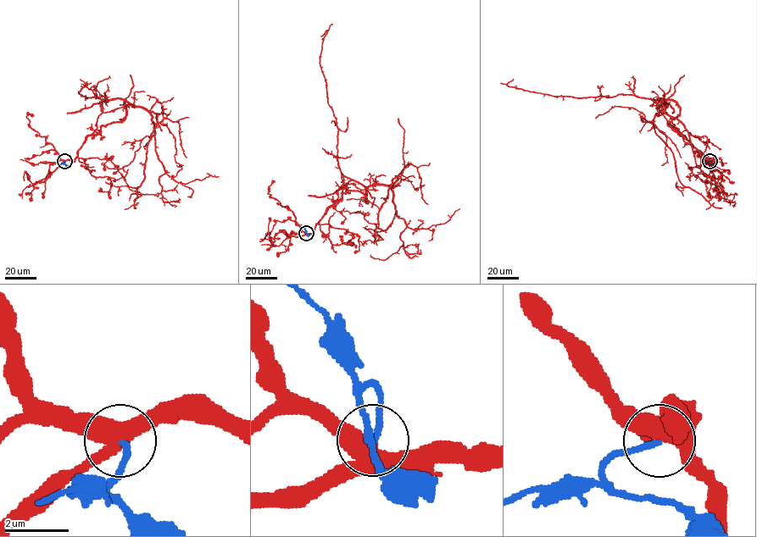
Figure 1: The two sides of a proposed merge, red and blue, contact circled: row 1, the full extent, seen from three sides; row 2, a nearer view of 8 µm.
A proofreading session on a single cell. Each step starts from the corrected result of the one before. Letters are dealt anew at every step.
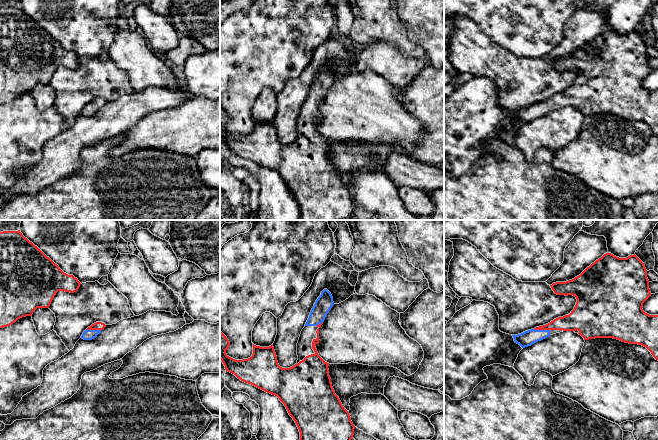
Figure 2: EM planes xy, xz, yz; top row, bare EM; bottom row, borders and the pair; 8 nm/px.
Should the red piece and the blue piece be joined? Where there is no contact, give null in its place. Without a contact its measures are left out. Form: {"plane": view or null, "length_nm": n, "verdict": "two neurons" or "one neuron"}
{"plane": "yz", "length_nm": 130, "verdict": "one neuron"}

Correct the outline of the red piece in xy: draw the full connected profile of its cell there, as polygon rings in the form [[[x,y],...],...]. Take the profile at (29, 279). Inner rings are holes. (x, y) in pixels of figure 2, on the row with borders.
[[[18,231],[0,232],[0,328],[15,323],[18,319],[32,316],[37,308],[49,308],[58,291],[74,293],[80,282],[73,275],[64,273],[57,264]]]

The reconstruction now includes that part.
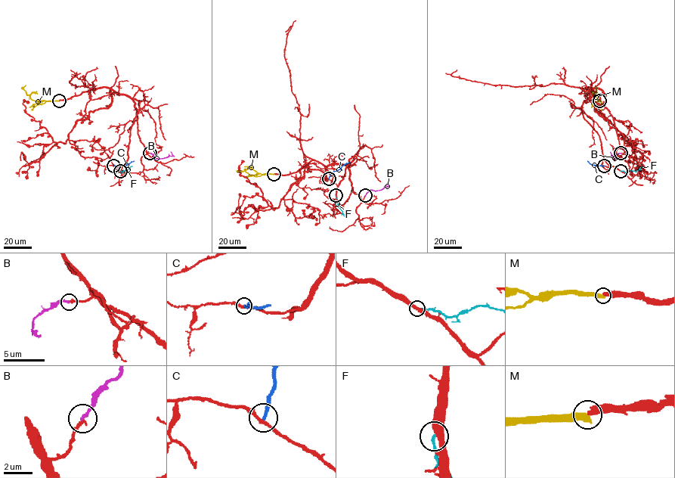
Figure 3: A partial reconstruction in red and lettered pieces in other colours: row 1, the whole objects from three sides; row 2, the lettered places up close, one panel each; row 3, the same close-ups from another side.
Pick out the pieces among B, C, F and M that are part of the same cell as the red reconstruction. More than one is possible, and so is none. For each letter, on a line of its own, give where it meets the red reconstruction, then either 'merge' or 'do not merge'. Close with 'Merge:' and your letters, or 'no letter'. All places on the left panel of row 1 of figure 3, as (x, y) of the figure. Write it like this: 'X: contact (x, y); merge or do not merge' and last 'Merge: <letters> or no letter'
B: contact (150, 153); merge
C: contact (113, 166); do not merge
F: contact (120, 171); do not merge
M: contact (59, 100); do not merge
Merge: B

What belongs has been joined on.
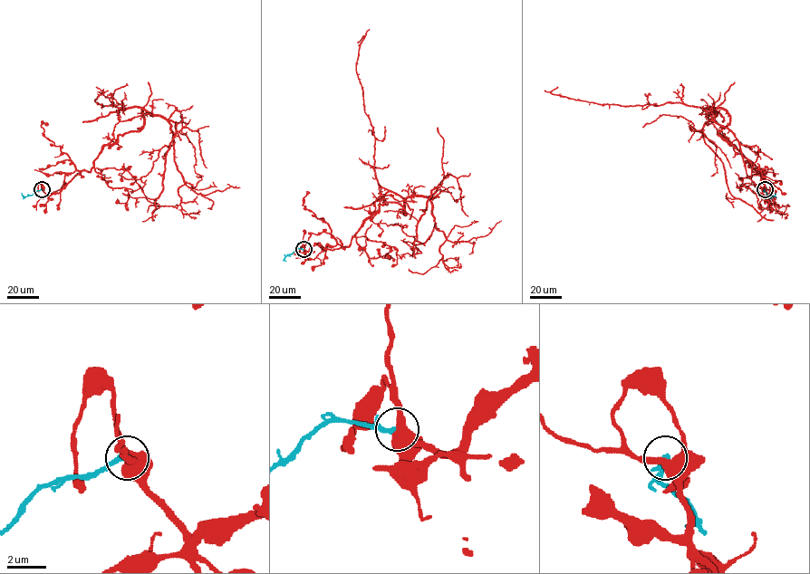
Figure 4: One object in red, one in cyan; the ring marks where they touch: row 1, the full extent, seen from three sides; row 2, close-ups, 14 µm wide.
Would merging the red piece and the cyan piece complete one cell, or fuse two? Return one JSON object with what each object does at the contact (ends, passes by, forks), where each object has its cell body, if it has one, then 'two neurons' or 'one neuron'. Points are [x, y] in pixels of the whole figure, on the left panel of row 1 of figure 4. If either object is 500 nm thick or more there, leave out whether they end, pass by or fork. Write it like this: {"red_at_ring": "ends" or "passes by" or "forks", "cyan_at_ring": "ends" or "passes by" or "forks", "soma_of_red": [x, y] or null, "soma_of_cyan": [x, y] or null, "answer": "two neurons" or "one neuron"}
{"soma_of_red": null, "soma_of_cyan": null, "answer": "two neurons"}

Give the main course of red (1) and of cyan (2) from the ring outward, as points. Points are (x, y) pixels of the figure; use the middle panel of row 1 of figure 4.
1: (303, 249), (347, 247), (380, 196), (409, 201), (437, 186), (417, 225), (420, 252), (396, 253)
2: (303, 249), (297, 248), (283, 260)

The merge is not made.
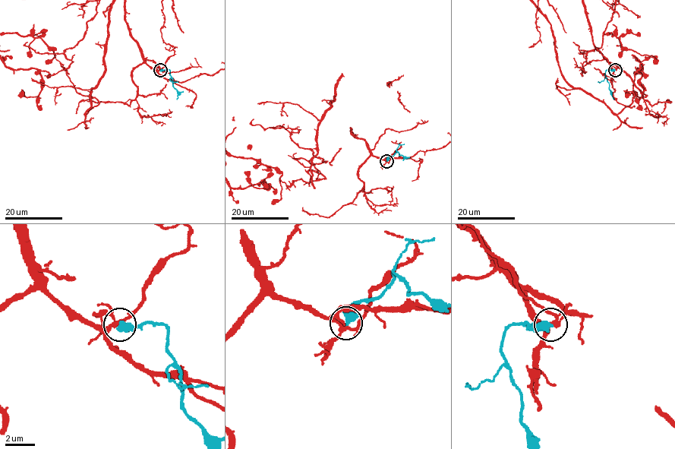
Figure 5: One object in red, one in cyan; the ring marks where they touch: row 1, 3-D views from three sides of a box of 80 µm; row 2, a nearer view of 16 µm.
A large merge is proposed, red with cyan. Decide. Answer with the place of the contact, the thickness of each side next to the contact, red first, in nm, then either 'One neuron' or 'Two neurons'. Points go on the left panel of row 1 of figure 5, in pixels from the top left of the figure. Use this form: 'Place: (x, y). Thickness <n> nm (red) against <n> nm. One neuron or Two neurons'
Place: (160, 70). Thickness 240 nm (red) against 500 nm. Two neurons

